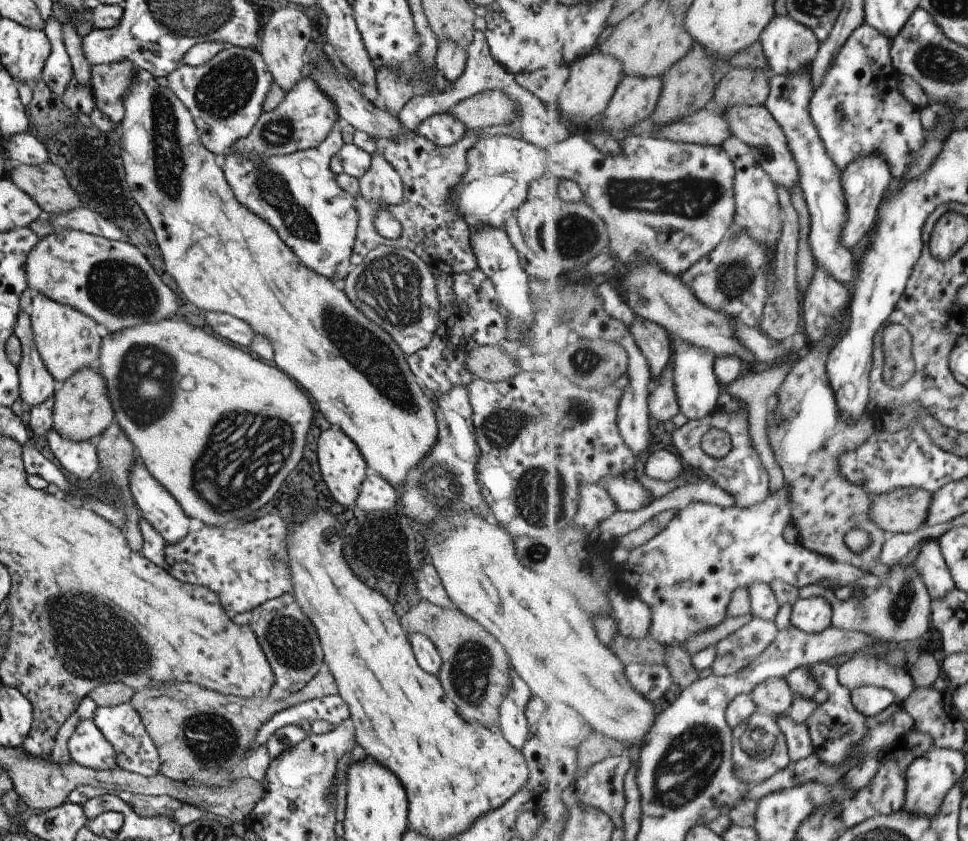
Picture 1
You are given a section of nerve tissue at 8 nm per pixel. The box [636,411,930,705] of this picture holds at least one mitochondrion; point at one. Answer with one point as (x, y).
(903, 603)

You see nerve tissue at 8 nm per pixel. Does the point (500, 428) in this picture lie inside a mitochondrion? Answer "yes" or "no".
yes

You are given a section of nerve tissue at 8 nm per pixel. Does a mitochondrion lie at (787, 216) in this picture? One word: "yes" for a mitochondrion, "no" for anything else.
no

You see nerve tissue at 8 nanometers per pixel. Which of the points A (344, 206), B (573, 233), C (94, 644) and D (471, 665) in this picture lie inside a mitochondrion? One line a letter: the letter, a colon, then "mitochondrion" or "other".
A: other
B: mitochondrion
C: mitochondrion
D: mitochondrion

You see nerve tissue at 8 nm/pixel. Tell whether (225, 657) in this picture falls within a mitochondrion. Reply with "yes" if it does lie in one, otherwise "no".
no

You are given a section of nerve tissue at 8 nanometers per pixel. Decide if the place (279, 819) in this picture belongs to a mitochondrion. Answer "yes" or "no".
no

